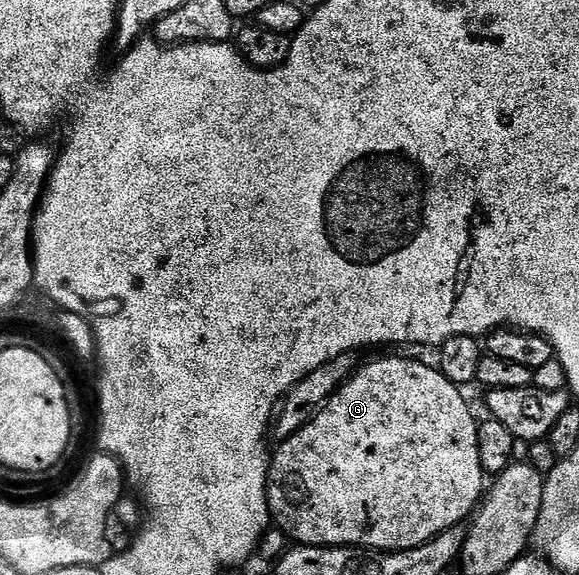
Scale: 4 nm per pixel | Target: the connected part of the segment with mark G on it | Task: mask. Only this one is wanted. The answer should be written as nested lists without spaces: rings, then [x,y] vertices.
[[[394,355],[391,359],[374,359],[371,363],[363,362],[358,370],[331,395],[330,400],[321,407],[312,421],[305,423],[292,437],[277,444],[278,452],[276,450],[273,452],[270,472],[266,474],[266,500],[270,506],[271,520],[284,534],[291,535],[294,538],[293,542],[298,545],[356,547],[369,549],[374,553],[407,551],[424,545],[440,533],[451,531],[453,527],[465,524],[483,498],[484,476],[478,448],[479,420],[474,419],[465,397],[462,396],[462,391],[463,388],[459,384],[448,381],[448,377],[444,377],[437,366],[429,367],[428,364],[421,363],[418,359],[401,359],[400,356]]]

